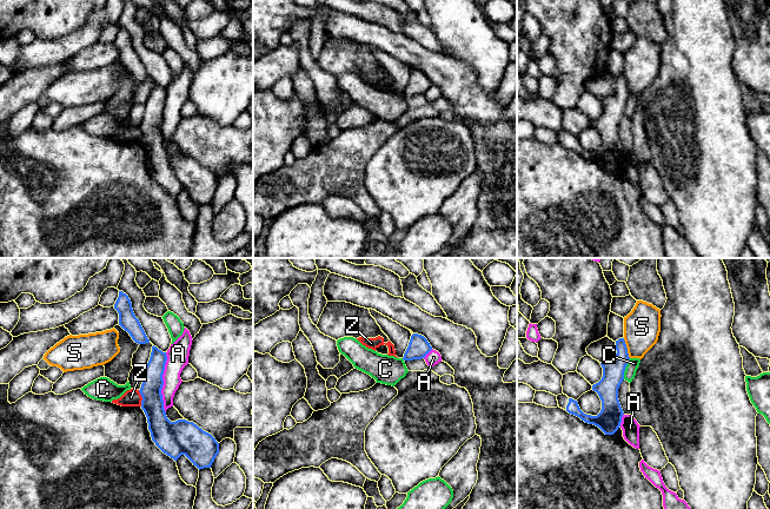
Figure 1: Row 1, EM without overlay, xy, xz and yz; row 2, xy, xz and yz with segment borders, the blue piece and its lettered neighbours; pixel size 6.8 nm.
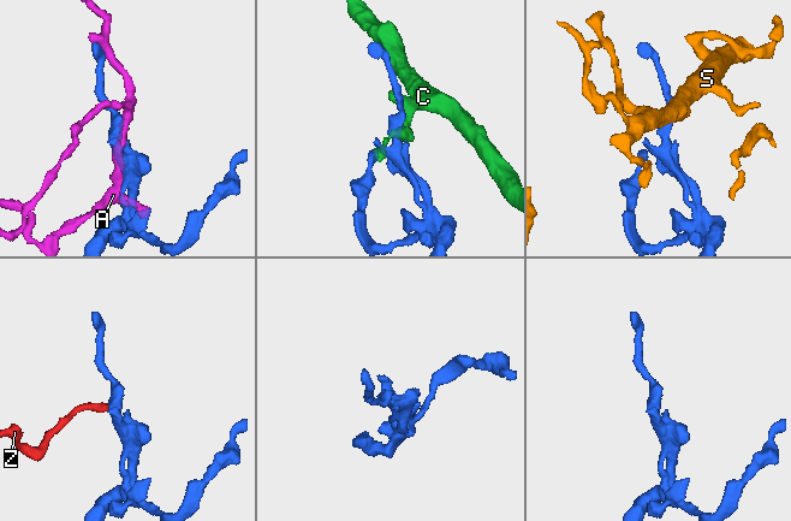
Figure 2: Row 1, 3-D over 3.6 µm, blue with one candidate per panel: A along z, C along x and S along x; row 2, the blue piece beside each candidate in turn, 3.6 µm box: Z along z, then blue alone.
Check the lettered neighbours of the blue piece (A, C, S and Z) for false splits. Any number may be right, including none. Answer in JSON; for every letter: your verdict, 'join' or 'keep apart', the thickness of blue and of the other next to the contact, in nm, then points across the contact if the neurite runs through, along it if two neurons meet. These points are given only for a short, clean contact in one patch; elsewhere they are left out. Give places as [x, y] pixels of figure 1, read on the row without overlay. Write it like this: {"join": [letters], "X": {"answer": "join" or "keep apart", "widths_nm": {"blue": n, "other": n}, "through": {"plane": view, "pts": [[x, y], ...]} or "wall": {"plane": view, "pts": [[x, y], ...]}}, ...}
{"join": [], "A": {"answer": "keep apart", "widths_nm": {"blue": 150, "other": 150}}, "C": {"answer": "keep apart", "widths_nm": {"blue": 150, "other": 80}, "wall": {"plane": "yz", "pts": [[630, 94], [623, 114]]}}, "S": {"answer": "keep apart", "widths_nm": {"blue": 140, "other": 260}}, "Z": {"answer": "keep apart", "widths_nm": {"blue": 170, "other": 110}, "wall": {"plane": "xy", "pts": [[138, 126], [141, 133], [141, 141]]}}}

